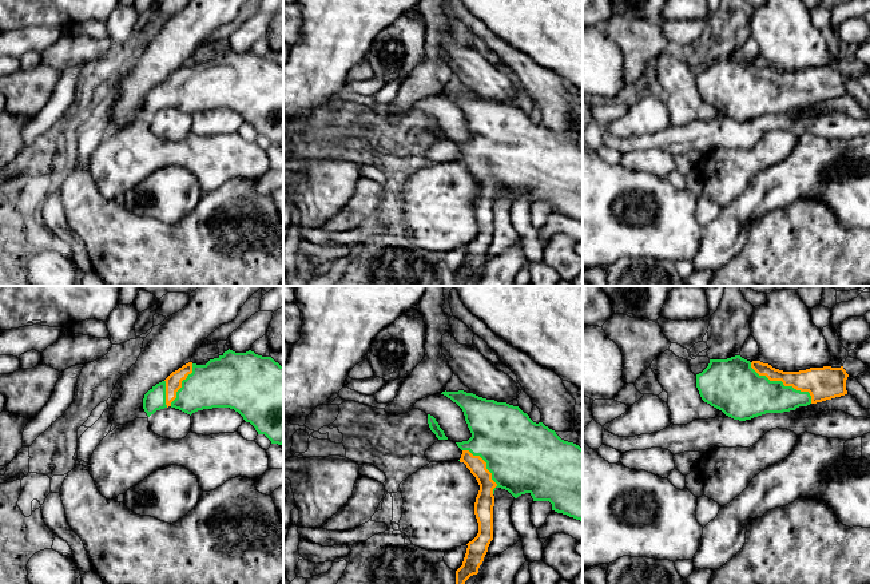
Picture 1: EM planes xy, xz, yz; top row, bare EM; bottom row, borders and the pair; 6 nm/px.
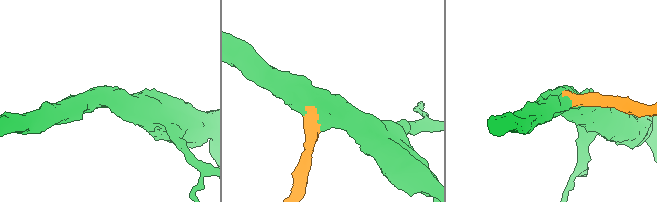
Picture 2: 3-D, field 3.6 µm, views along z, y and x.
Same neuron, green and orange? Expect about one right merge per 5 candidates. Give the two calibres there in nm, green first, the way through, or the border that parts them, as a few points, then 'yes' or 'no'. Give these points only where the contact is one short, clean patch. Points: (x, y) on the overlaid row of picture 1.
calibres 300 and 200 nm; yes

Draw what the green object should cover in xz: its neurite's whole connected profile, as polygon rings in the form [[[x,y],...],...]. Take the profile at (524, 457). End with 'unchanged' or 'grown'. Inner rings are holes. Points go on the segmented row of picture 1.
[[[445,390],[441,394],[464,412],[472,437],[456,442],[462,450],[458,461],[466,465],[480,485],[474,502],[478,533],[466,544],[462,565],[456,571],[456,584],[465,584],[470,576],[478,573],[493,540],[493,494],[497,488],[508,490],[515,498],[529,493],[533,501],[549,501],[552,510],[583,521],[583,449],[561,440],[543,422],[533,422],[519,406],[486,400],[464,390]]] | grown

